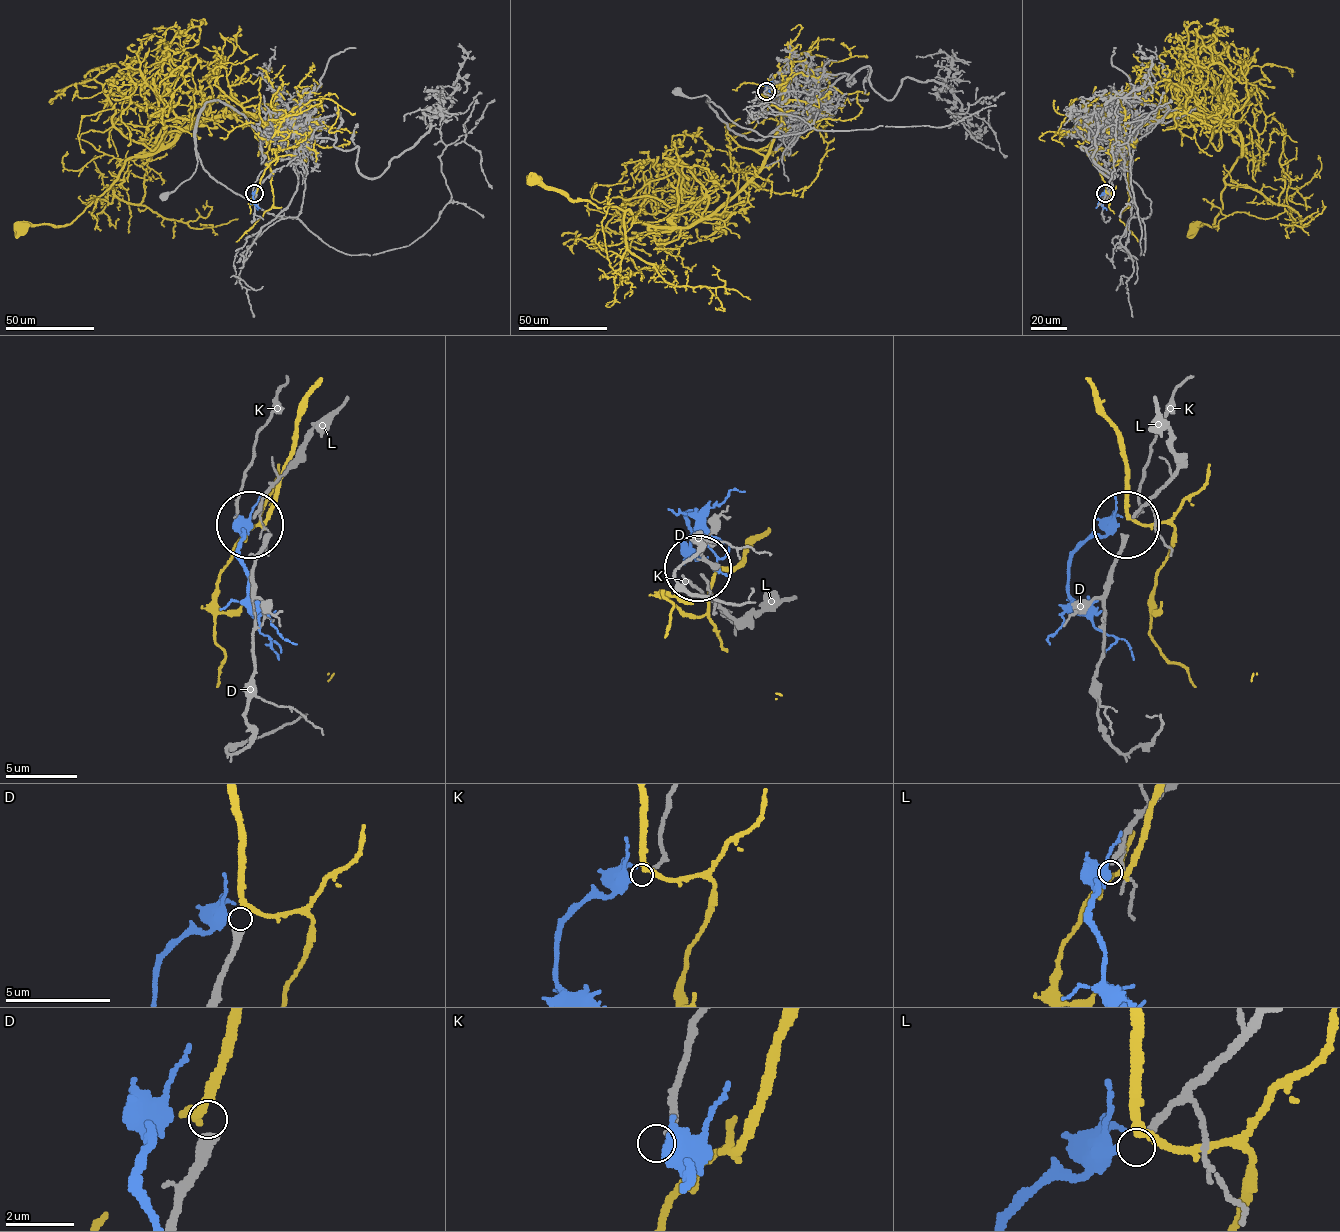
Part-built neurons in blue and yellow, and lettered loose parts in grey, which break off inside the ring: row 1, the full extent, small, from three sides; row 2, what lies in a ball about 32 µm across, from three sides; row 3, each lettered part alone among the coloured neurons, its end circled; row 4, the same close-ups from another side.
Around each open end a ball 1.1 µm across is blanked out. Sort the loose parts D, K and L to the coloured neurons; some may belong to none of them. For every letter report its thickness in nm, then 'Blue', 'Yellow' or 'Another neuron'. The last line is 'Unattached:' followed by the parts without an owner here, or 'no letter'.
D: Thickness 400 nm. Yellow
K: Thickness 200 nm. Another neuron
L: Thickness 200 nm. Blue
Unattached: K

